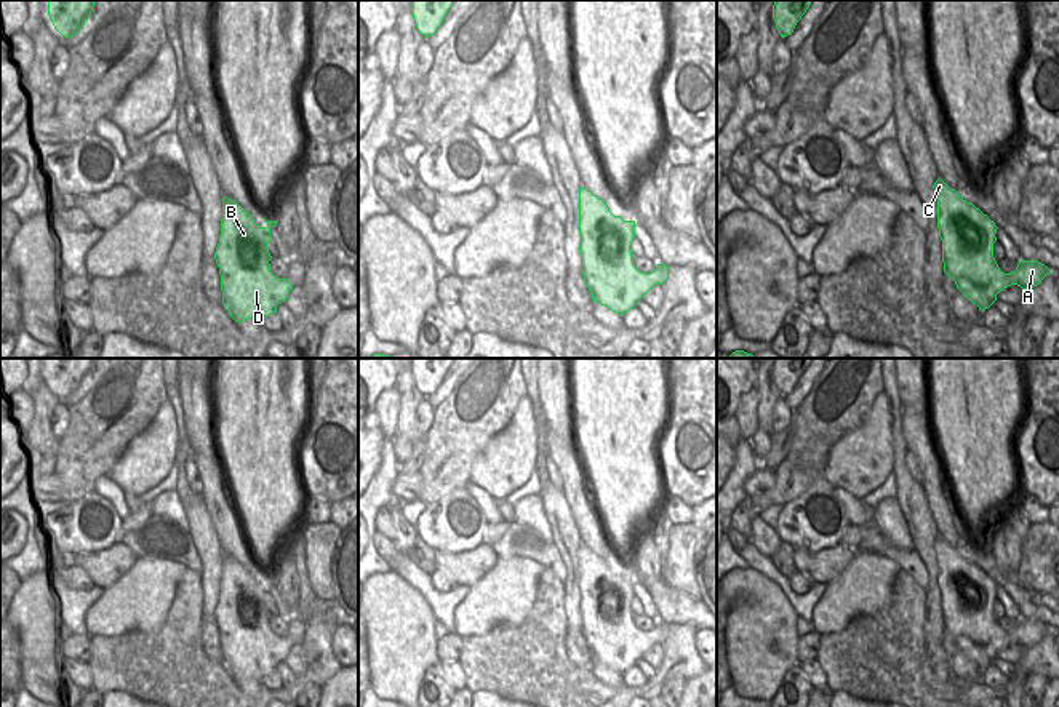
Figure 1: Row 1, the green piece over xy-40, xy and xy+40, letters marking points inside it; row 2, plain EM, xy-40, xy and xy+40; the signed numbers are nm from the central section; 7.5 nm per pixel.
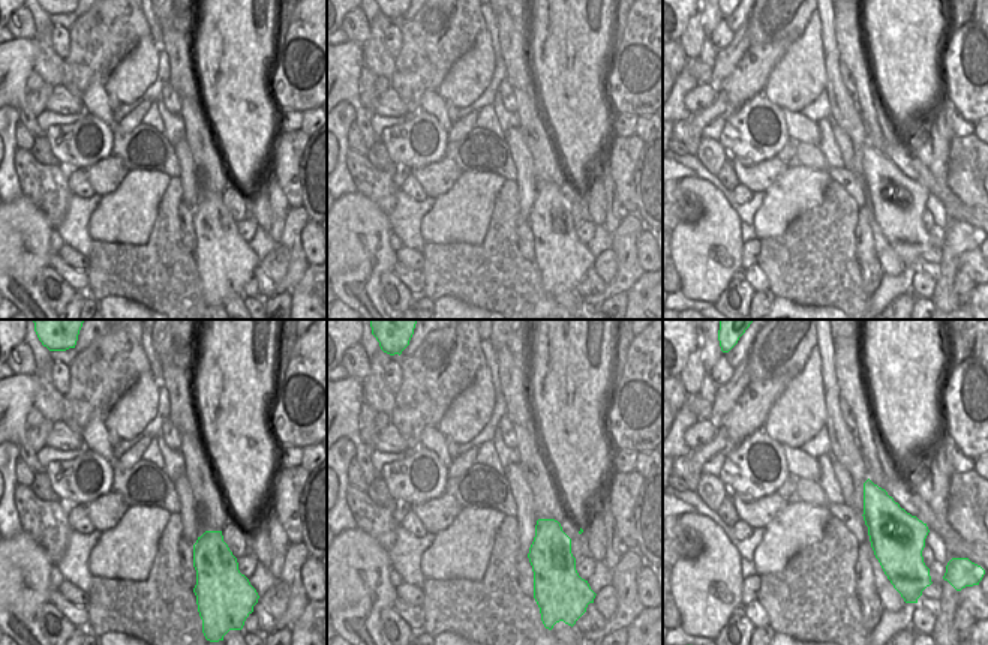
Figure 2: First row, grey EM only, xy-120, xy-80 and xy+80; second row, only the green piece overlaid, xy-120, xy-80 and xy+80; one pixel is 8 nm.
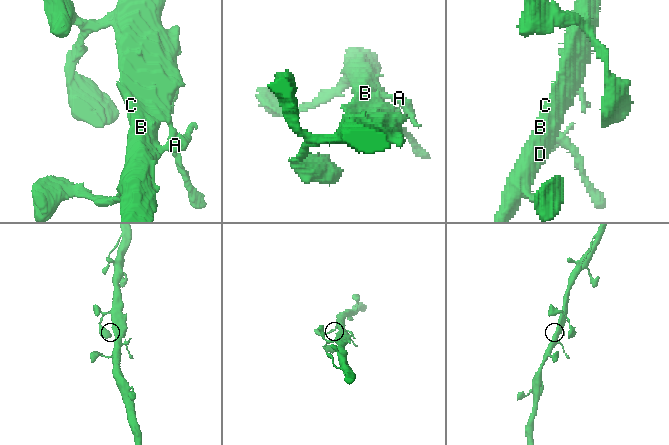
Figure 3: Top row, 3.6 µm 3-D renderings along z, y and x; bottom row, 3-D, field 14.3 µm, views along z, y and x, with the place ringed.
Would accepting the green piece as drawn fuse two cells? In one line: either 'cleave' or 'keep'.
keep

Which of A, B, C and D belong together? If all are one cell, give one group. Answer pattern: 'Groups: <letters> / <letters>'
Groups: A B C D.

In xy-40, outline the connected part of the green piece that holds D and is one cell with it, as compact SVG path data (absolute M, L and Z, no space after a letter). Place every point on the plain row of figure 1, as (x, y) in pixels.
M222 557L221 593L214 617L221 633L222 662L237 681L248 677L261 681L277 670L277 664L285 661L293 648L286 637L278 637L270 630L269 619L272 614L267 601L272 600L270 587L277 584L277 579L266 581L266 585L259 585L237 560Z

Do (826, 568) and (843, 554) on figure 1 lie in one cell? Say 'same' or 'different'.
same

